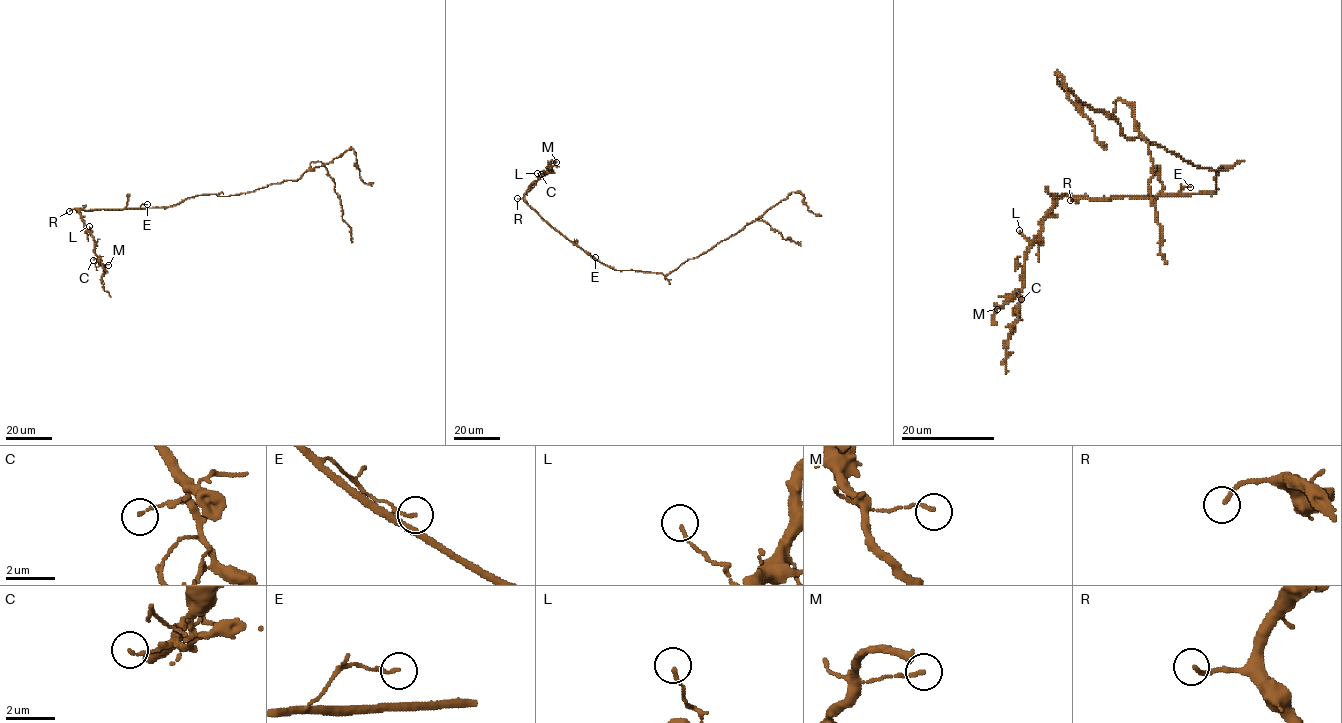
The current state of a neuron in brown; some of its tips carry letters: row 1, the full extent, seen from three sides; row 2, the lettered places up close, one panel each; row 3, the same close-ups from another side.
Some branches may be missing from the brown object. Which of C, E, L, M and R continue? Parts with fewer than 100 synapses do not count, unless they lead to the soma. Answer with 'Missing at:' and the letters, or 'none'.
Missing at: R

